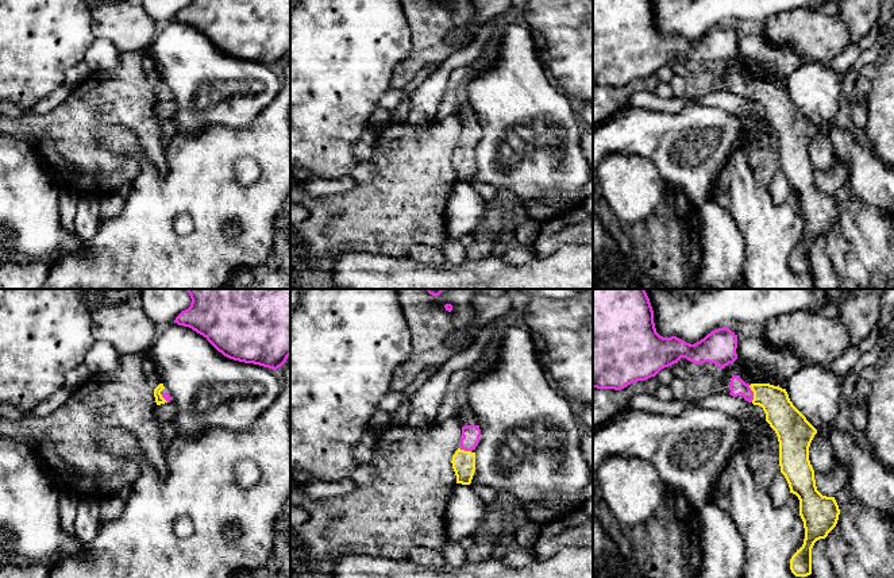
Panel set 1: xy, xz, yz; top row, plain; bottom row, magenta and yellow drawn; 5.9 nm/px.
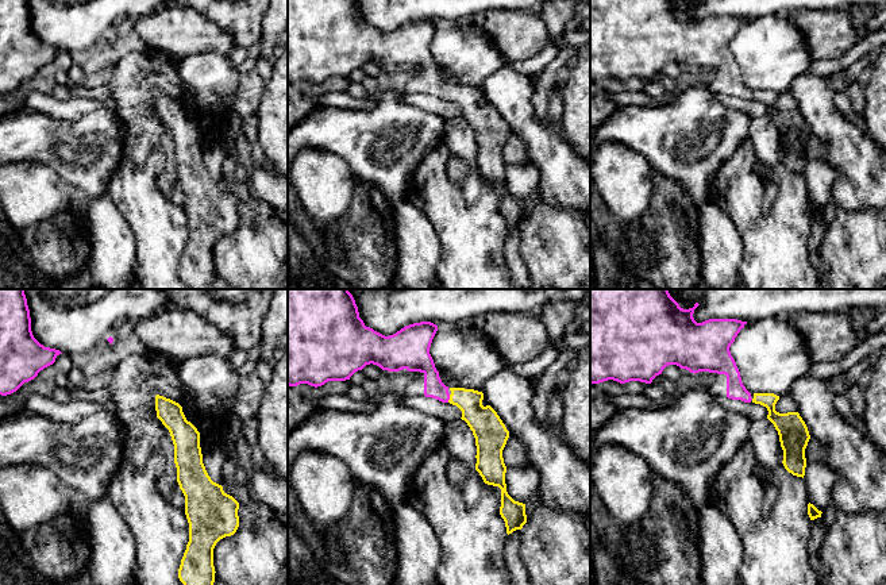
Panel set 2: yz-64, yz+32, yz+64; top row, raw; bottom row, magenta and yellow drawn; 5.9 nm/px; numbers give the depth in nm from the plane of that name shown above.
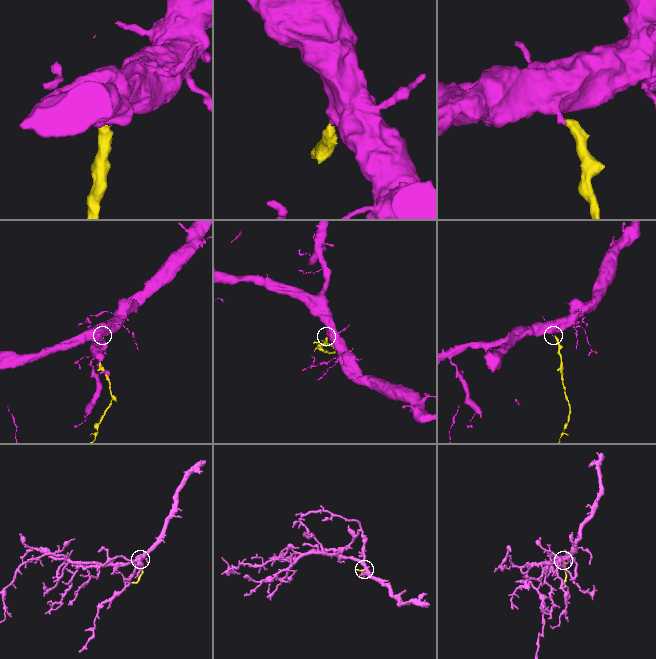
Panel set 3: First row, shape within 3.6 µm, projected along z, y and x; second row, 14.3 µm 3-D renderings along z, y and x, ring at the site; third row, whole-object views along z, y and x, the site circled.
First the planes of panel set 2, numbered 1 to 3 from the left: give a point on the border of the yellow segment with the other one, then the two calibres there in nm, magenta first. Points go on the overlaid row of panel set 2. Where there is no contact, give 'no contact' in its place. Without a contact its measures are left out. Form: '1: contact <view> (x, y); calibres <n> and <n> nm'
1: no contact
2: contact yz+32 (449, 399); calibres 120 and 180 nm
3: no contact

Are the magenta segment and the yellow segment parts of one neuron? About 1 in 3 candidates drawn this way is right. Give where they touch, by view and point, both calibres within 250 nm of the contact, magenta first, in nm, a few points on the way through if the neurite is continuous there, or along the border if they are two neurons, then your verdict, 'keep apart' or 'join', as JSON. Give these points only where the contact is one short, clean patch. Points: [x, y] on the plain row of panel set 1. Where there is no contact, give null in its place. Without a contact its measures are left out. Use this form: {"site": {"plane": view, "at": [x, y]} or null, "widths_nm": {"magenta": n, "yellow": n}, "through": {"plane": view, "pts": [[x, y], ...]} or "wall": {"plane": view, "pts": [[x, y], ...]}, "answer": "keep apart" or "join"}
{"site": {"plane": "yz", "at": [752, 91]}, "widths_nm": {"magenta": 100, "yellow": 190}, "through": {"plane": "yz", "pts": [[738, 84], [752, 91], [759, 91], [783, 115]]}, "answer": "join"}

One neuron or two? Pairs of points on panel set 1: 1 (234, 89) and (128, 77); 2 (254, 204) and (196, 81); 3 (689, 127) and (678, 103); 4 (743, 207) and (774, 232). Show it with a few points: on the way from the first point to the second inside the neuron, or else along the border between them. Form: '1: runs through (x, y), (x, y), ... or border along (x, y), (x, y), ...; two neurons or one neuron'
1: border along (149, 50), (161, 80); two neurons
2: border along (247, 128), (209, 126), (187, 134); two neurons
3: border along (690, 99), (681, 111), (674, 114), (650, 111); two neurons
4: runs through (751, 209), (766, 224); one neuron

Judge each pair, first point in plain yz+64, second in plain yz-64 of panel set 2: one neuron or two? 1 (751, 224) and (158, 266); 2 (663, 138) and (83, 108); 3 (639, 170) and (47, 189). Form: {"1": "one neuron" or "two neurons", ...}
{"1": "one neuron", "2": "two neurons", "3": "one neuron"}

